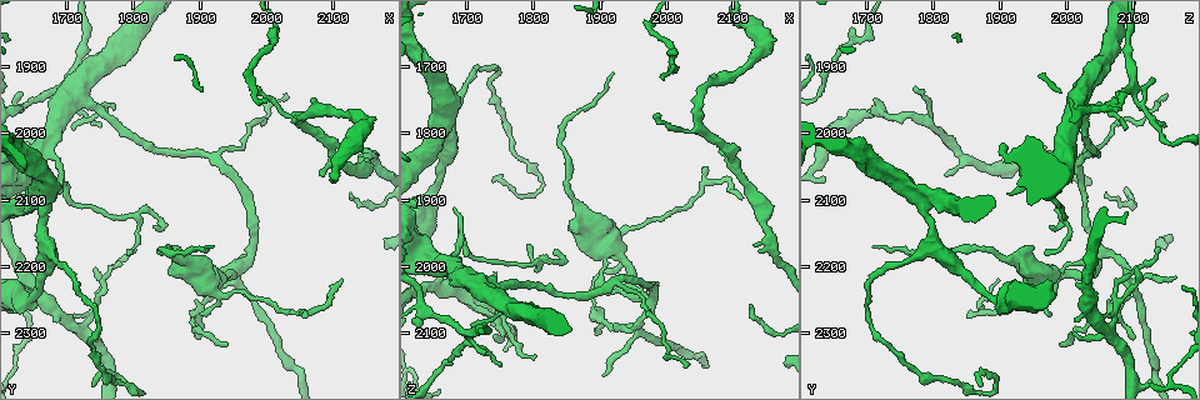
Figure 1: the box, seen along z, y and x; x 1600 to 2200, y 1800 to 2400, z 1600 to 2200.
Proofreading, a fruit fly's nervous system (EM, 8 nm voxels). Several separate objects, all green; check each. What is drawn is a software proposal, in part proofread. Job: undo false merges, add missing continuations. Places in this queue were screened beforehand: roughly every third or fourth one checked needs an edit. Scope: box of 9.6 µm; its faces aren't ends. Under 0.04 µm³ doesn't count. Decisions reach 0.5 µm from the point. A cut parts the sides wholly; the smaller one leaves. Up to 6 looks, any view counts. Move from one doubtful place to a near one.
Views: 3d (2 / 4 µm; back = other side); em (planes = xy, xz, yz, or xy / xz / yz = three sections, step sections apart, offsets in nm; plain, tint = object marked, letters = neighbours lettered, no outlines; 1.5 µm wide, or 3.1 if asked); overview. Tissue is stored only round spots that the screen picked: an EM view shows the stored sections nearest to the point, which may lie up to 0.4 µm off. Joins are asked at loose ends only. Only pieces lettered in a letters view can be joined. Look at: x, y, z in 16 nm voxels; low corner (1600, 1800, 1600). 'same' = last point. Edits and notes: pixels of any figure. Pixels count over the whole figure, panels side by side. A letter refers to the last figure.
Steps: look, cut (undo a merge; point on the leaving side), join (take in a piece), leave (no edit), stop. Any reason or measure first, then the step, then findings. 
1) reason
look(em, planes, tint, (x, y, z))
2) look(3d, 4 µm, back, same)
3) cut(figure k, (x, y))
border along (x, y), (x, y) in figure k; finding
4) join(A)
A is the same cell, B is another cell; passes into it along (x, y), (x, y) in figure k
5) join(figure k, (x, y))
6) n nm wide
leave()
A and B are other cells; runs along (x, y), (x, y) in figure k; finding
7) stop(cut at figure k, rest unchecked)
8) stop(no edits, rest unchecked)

an open end
look(em, planes, letters, (1895, 2310, 2100))

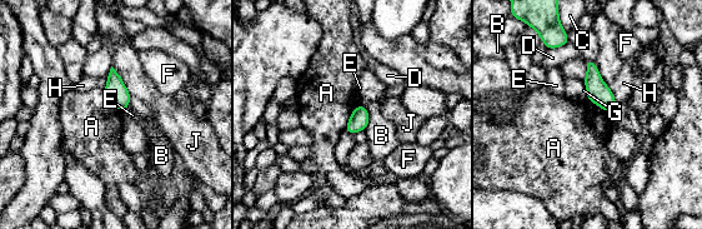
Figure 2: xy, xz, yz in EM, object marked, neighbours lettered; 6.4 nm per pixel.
130 nm wide; J touches over 240 nm
leave()
A, B, C, D, E, F, G, H and J are other cells; none of them fits

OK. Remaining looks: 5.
abrupt turn
look(em, yz, step 8, tint, (1920, 2215, 1975))

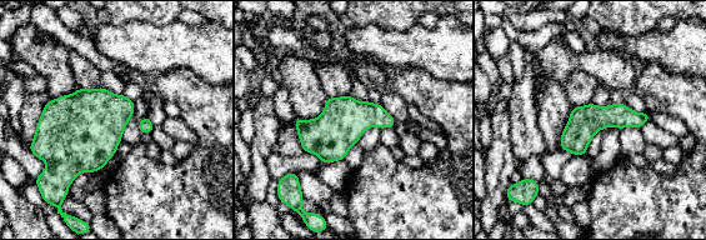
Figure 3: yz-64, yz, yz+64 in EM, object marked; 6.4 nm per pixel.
look(em, planes, tint, same)

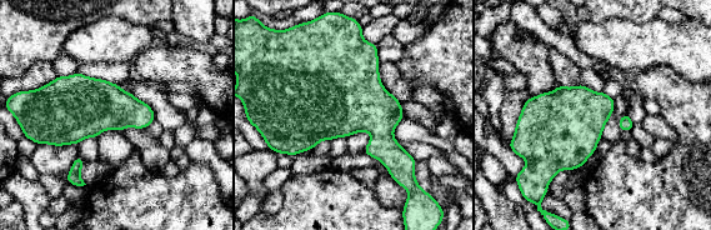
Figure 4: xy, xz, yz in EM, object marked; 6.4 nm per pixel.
what lies round it
look(em, planes, letters, same)

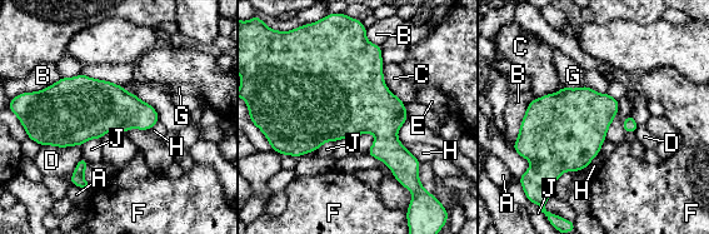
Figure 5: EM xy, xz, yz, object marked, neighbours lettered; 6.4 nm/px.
B touches over 300 nm
leave()
A, B, C, D, E, F, G, H and J are other cells; continuous, no second neuron

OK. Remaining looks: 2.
branch stops here
look(em, 3.1 µm, xz, step 8, tint, (1750, 1990, 2150))

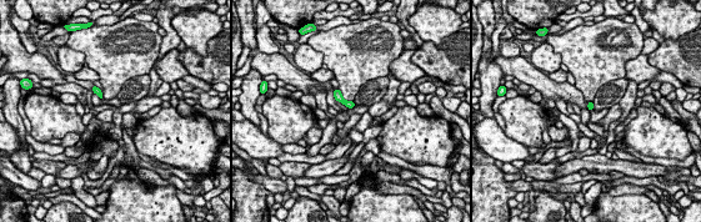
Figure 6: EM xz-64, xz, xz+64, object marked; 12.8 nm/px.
look(em, 3.1 µm, planes, letters, same)

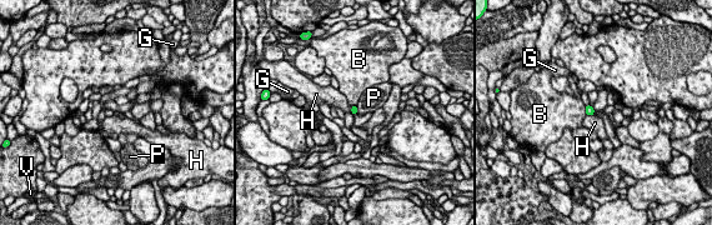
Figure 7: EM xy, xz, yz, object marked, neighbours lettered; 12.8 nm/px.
leave()
B, G, H, P and V are other cells; none of them fits

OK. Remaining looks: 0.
stop(no edits, rest unchecked)

